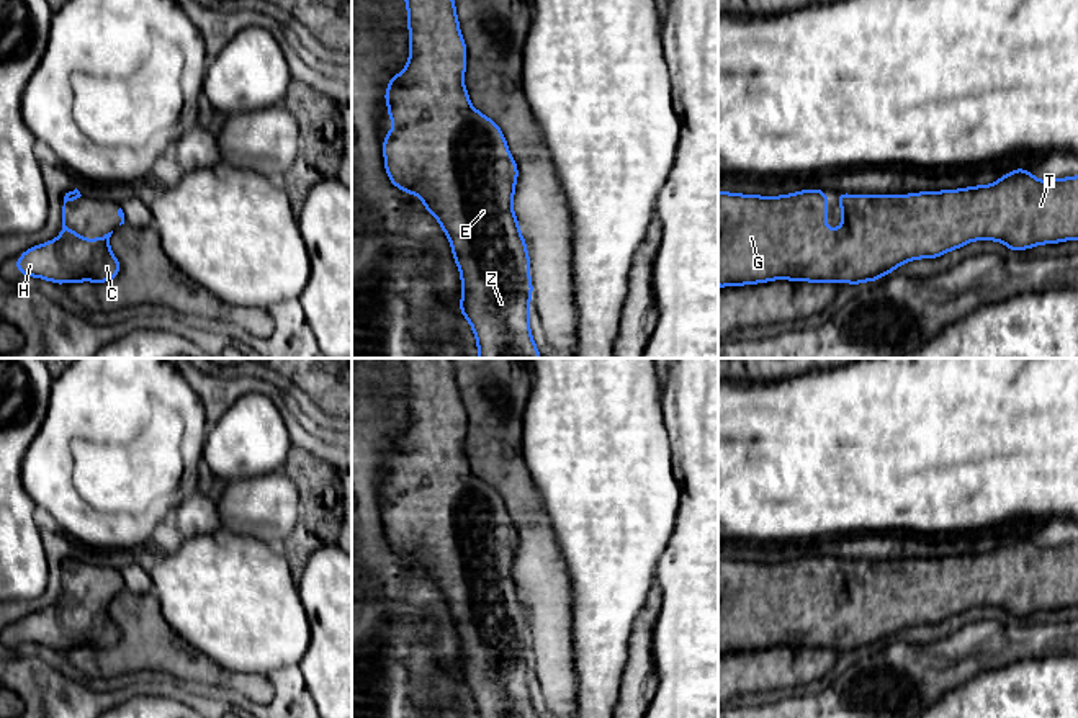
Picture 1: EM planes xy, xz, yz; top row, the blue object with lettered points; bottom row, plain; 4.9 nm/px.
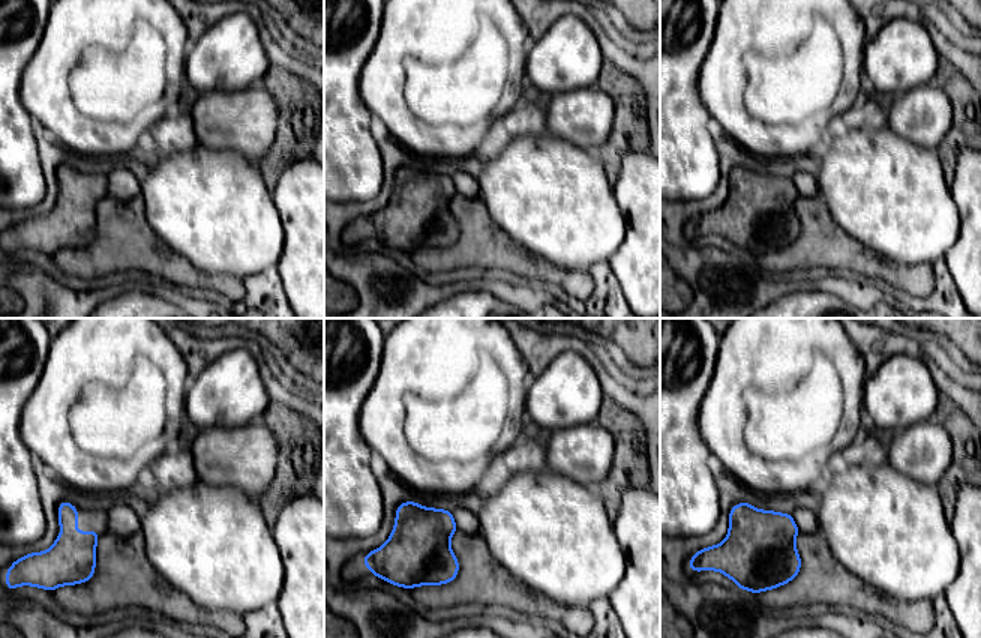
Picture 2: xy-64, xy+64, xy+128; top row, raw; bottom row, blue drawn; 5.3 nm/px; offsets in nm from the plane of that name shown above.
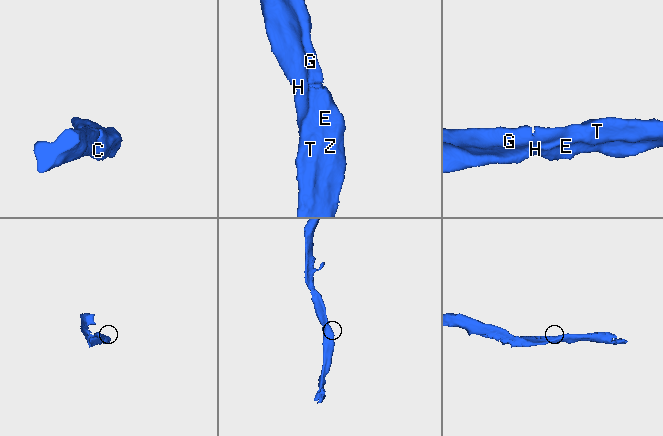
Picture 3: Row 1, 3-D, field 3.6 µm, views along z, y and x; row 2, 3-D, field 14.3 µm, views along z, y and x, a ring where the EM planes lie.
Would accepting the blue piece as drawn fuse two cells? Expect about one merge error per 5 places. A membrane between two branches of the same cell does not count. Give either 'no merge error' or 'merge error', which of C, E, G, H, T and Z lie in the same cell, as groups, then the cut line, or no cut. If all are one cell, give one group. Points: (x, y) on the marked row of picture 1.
no merge error; C E G H T Z; no cut

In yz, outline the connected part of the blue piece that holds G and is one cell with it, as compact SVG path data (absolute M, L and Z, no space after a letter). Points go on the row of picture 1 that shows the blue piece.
M1016 168L991 185L959 190L921 191L910 195L847 195L836 193L842 221L836 232L824 224L828 195L823 190L803 190L782 196L718 193L718 286L743 286L772 280L810 283L877 281L918 258L937 258L973 240L996 240L1013 252L1042 244L1078 240L1078 175L1037 180L1029 170Z

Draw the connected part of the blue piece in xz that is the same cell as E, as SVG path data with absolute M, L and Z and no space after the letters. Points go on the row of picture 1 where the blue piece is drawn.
M406 0L409 61L384 92L396 124L383 141L393 186L417 195L450 240L461 276L463 314L476 337L478 358L541 358L530 330L530 258L514 214L517 164L501 128L479 113L465 88L466 43L455 0Z

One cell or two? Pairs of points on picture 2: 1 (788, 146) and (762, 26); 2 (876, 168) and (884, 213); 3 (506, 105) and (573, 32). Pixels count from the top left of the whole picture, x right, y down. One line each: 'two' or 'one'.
1: one
2: one
3: two

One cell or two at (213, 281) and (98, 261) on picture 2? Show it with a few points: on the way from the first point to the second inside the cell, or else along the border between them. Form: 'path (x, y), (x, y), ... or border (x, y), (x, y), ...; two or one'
path (185, 272), (161, 258), (126, 258); one

